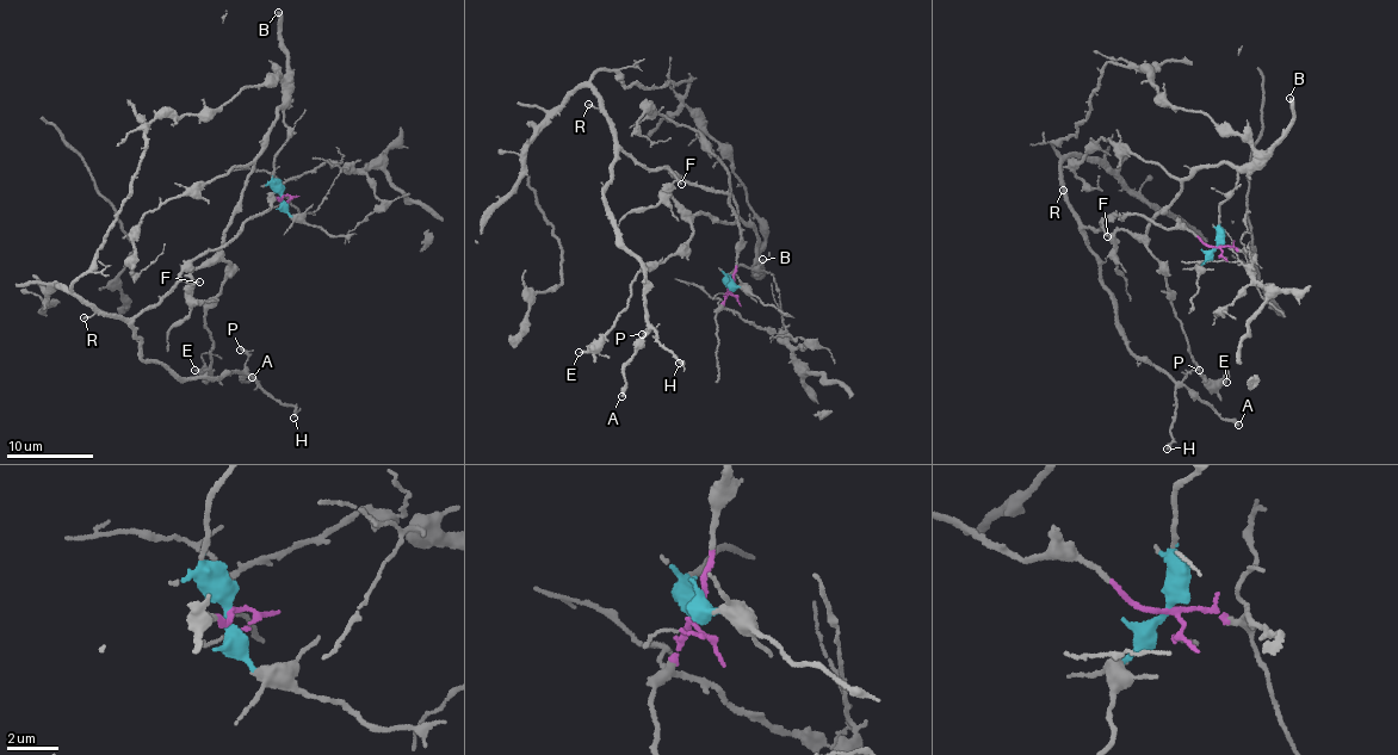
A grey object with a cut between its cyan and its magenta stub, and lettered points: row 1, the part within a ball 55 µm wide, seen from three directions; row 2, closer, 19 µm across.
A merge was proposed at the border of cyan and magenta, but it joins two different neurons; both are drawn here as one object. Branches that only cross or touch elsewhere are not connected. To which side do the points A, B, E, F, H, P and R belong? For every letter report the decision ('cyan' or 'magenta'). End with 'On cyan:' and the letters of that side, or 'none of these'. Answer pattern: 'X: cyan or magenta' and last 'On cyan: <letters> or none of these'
A: magenta
B: cyan
E: cyan
F: magenta
H: magenta
P: magenta
R: magenta
On cyan: B, E

